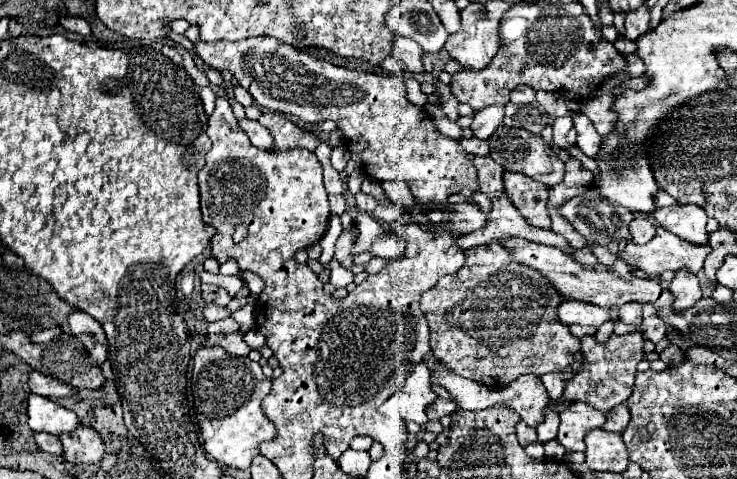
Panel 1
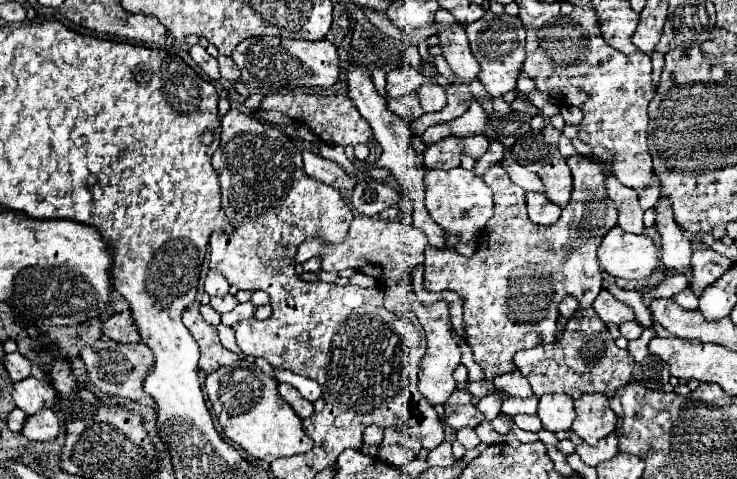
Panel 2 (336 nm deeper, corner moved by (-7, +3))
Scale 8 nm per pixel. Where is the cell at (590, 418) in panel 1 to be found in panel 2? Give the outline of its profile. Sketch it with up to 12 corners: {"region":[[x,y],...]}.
{"region":[[587,393],[575,401],[571,429],[587,443],[615,431],[609,397]]}

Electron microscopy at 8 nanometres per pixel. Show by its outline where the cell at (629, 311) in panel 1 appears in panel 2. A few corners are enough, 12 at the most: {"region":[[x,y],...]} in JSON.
{"region":[[637,321],[621,323],[625,339],[637,339],[643,333],[643,325]]}

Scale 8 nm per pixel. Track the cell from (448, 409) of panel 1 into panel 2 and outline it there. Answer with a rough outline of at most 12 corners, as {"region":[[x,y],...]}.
{"region":[[455,389],[445,403],[445,421],[455,431],[483,419],[475,399]]}

